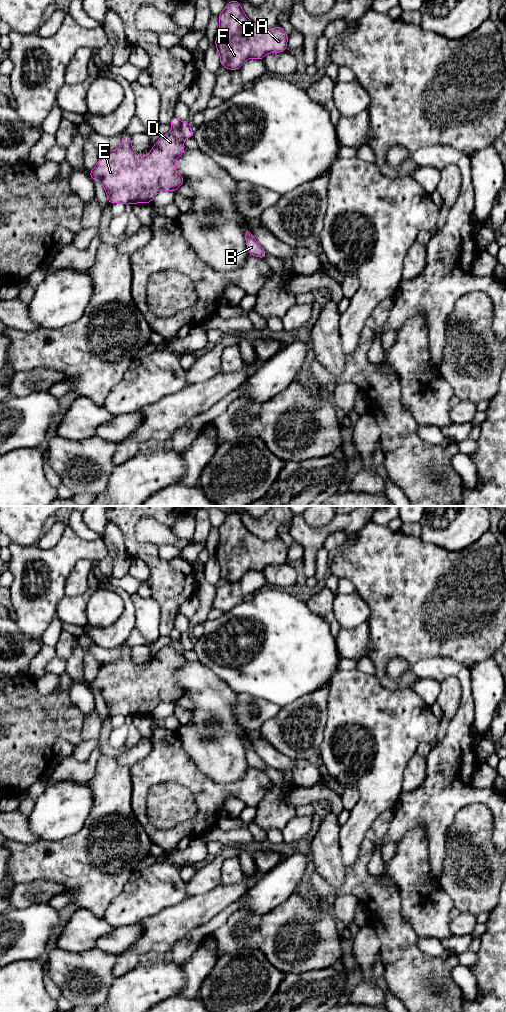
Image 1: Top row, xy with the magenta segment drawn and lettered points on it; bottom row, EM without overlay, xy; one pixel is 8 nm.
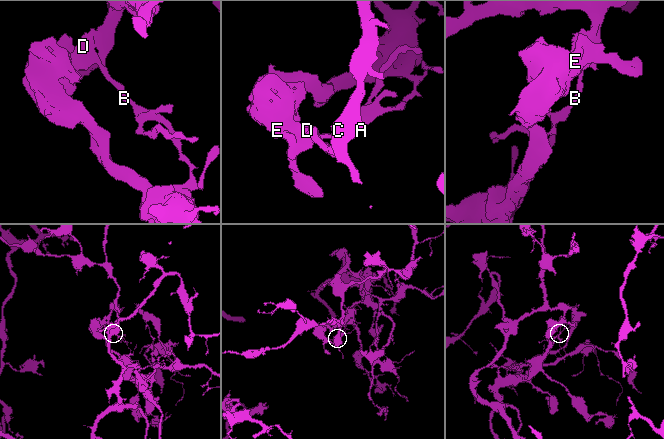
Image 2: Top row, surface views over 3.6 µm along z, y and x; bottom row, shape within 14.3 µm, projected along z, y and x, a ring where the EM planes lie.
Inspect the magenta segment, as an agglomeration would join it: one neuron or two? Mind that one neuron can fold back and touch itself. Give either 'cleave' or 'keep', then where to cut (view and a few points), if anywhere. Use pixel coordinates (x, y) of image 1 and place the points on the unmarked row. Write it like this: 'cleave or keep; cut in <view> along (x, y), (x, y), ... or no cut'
cleave; cut in xy along (180, 634), (180, 644), (185, 649)

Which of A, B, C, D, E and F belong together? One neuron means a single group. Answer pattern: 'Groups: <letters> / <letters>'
Groups: A C F / B D E

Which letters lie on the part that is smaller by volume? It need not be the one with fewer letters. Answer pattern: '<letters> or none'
B, D, E

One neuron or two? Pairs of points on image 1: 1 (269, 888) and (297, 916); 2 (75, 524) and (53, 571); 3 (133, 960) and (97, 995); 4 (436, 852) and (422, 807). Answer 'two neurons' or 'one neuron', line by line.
1: two neurons
2: two neurons
3: two neurons
4: one neuron

